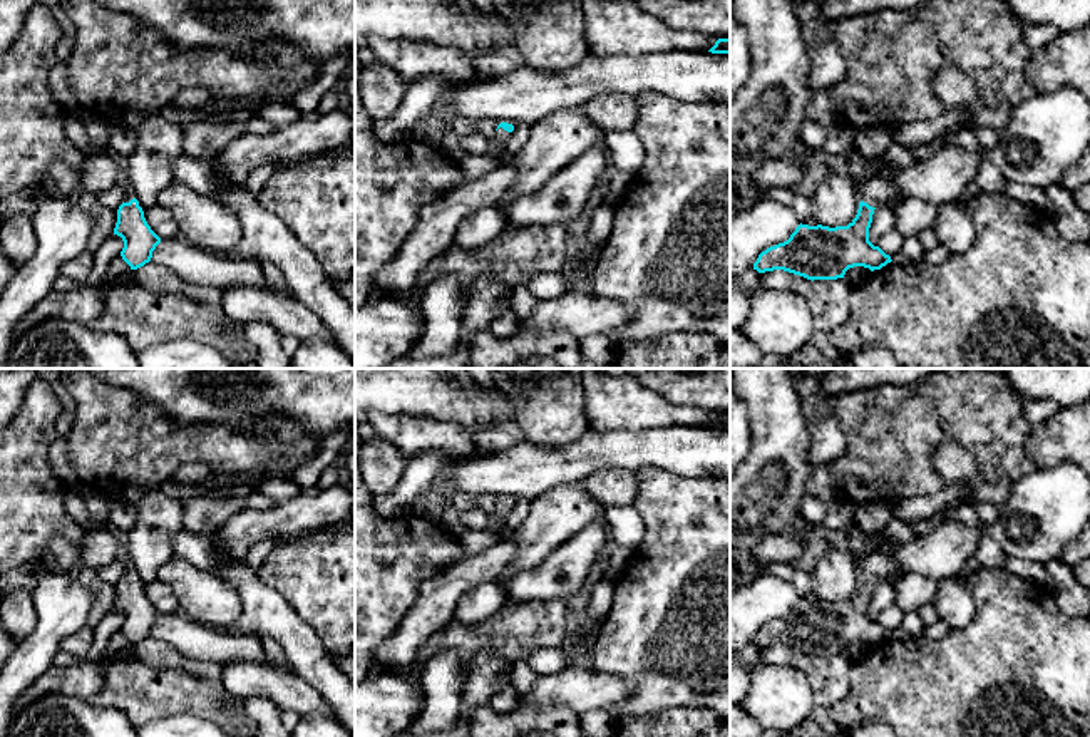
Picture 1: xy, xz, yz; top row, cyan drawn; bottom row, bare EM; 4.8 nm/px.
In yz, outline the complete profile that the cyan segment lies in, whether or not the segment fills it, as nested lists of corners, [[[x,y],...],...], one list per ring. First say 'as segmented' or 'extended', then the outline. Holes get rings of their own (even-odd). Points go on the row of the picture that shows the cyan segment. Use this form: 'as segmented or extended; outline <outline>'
extended; outline [[[897,168],[874,173],[864,183],[857,214],[847,226],[800,223],[787,241],[762,251],[753,270],[758,273],[784,270],[814,281],[844,278],[854,266],[874,271],[891,263],[891,256],[869,241],[869,228],[881,203],[902,199],[892,183]]]

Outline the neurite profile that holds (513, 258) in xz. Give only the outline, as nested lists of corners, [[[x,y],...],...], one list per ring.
[[[563,223],[519,228],[516,233],[501,233],[491,243],[474,251],[455,245],[434,258],[409,290],[390,291],[400,302],[422,312],[424,291],[445,275],[454,275],[460,285],[462,308],[479,276],[489,275],[507,288],[529,286],[537,275],[559,275],[566,265],[568,228]]]

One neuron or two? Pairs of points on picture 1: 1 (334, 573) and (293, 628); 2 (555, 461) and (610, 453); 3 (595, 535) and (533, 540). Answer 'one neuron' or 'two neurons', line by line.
1: two neurons
2: one neuron
3: two neurons

